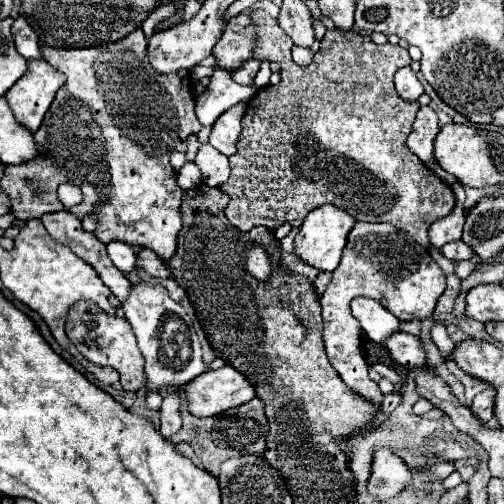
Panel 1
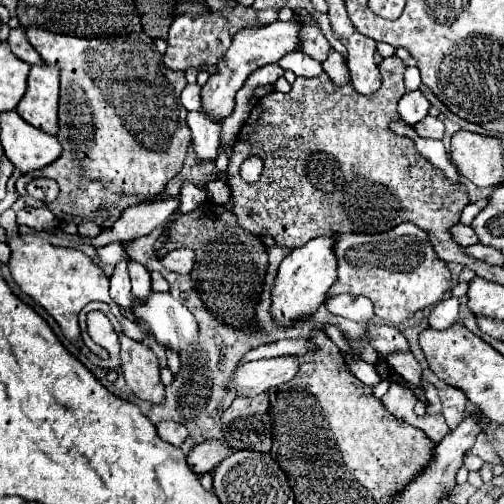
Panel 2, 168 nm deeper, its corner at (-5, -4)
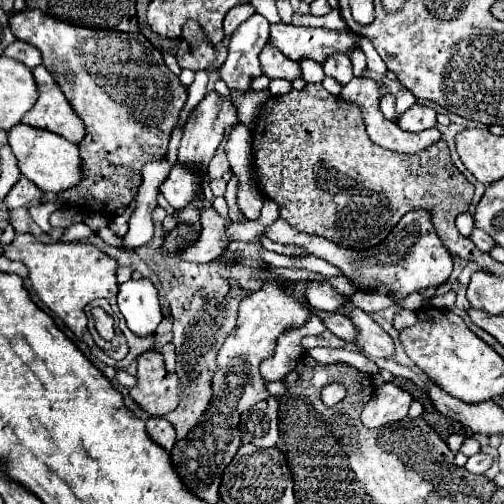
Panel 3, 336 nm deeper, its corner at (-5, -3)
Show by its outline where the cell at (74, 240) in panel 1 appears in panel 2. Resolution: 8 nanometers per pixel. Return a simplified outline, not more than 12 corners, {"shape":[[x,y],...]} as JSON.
{"shape":[[121,242],[97,248],[103,264],[115,266],[125,258]]}

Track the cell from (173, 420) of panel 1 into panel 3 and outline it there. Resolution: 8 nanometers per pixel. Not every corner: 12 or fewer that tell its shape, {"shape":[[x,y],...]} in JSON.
{"shape":[[163,417],[145,423],[147,435],[169,451],[175,445],[175,429]]}

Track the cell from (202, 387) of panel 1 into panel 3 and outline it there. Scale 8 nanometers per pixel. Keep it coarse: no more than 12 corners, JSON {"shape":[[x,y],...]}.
{"shape":[[319,317],[281,333],[275,355],[263,361],[265,381],[283,379],[303,355],[301,339],[319,335]]}

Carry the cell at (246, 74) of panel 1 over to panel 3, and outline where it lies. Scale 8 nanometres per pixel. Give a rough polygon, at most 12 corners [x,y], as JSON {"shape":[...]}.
{"shape":[[265,45],[259,55],[263,75],[293,81],[301,67]]}

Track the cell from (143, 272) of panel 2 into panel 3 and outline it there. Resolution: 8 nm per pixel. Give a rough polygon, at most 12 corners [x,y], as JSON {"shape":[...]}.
{"shape":[[149,279],[119,285],[117,305],[137,337],[151,337],[163,315]]}

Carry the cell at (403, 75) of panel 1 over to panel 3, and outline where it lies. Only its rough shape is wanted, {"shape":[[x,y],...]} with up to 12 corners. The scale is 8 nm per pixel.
{"shape":[[415,103],[399,119],[399,127],[419,133],[437,125],[437,113]]}

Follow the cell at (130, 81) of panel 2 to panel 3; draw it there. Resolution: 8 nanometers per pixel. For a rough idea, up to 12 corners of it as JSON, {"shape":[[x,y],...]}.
{"shape":[[11,13],[89,131],[43,203],[111,217],[187,91],[143,33]]}

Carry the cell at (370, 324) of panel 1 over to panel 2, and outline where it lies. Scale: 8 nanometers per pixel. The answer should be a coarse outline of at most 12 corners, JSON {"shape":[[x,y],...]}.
{"shape":[[333,296],[329,312],[359,324],[375,318],[373,302],[365,296]]}

